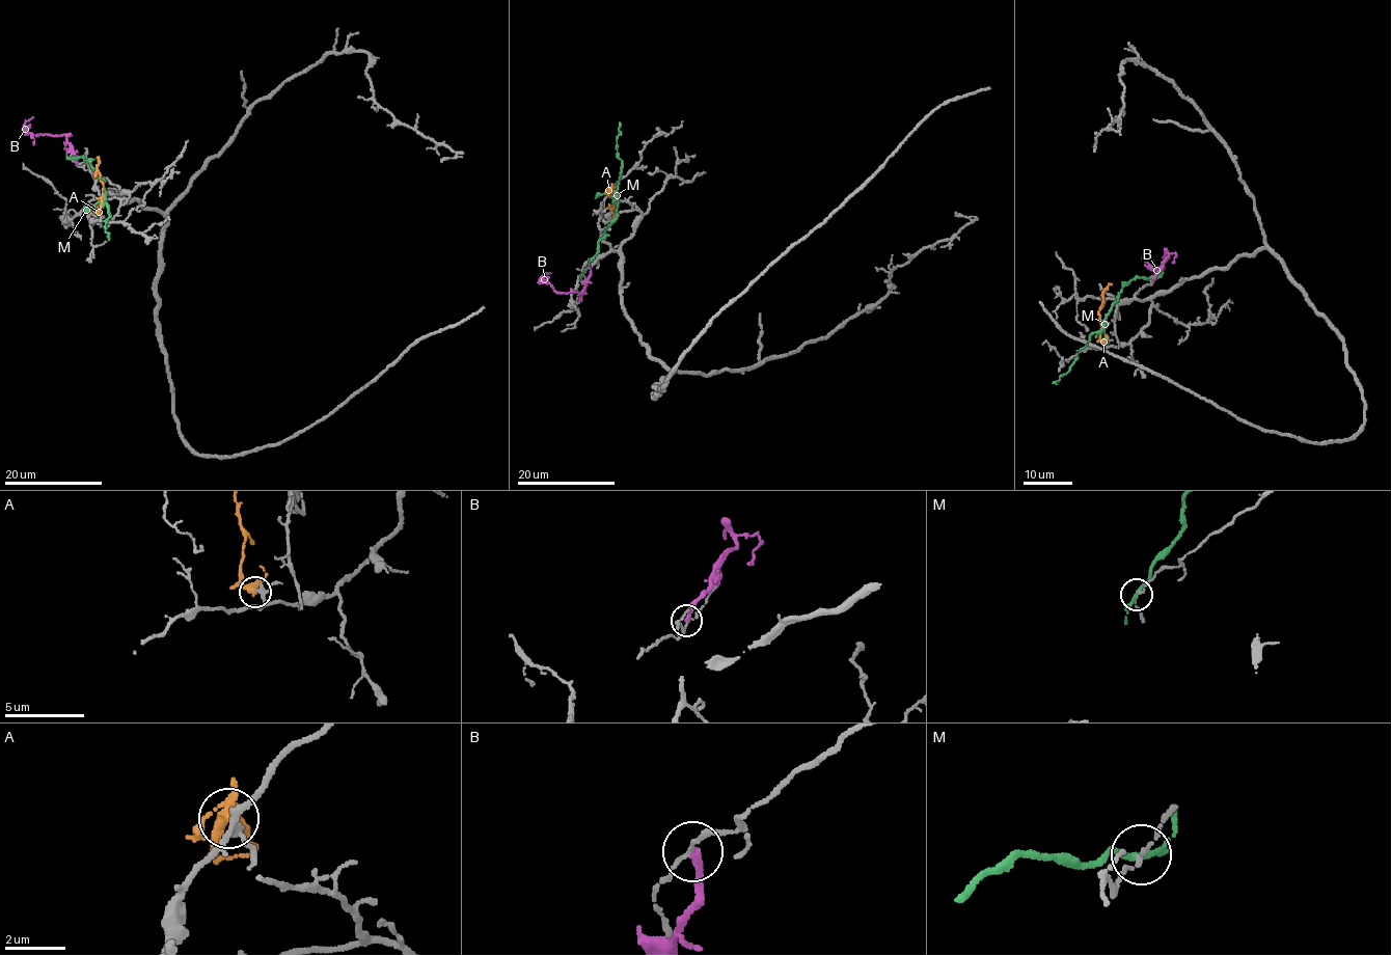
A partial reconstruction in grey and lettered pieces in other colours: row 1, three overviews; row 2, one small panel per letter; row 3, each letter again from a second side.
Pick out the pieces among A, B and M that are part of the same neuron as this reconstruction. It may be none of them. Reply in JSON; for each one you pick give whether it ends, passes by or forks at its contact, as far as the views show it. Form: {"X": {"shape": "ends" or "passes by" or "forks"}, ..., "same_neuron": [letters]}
{"A": {"shape": "passes by"}, "same_neuron": ["A"]}

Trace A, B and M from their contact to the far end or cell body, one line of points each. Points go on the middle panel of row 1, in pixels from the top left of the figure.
A: (611, 189), (617, 197), (612, 223)
B: (589, 267), (591, 272), (581, 294), (556, 292), (540, 278), (550, 273)
M: (583, 271), (617, 216), (622, 161), (617, 146), (620, 123)

